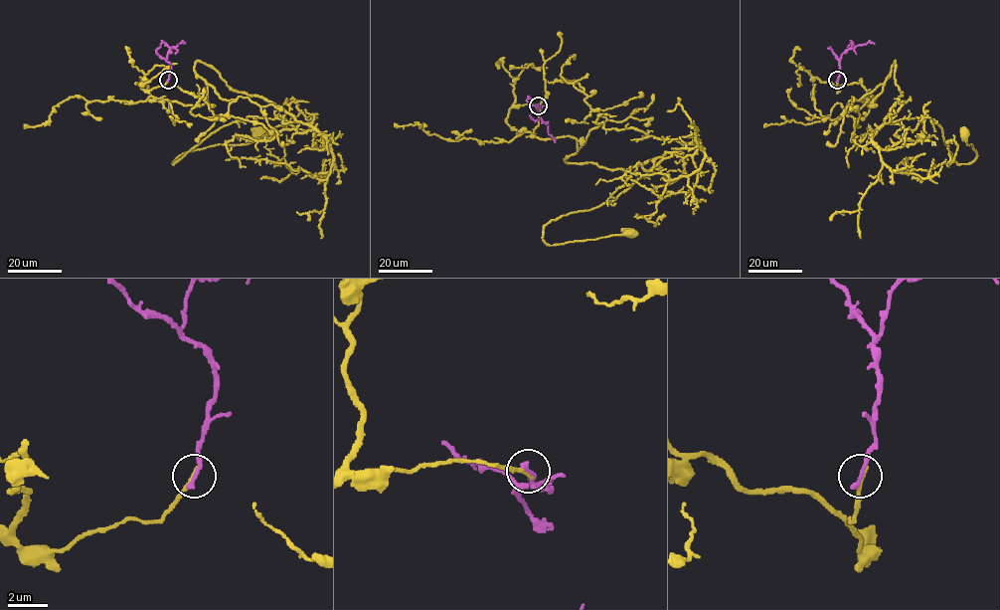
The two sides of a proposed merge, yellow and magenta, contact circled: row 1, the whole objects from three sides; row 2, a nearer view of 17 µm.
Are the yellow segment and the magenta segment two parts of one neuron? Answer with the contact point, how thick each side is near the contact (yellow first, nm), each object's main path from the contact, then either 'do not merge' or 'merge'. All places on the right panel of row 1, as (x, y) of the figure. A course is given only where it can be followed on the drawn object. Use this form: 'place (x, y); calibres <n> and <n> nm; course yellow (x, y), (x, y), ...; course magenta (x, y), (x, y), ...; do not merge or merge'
place (837, 80); calibres 240 and 280 nm; course yellow (837, 81), (870, 105), (895, 61), (885, 120), (927, 116), (958, 164), (976, 157), (965, 135); course magenta (837, 81), (842, 55), (858, 45), (874, 44); do not merge

